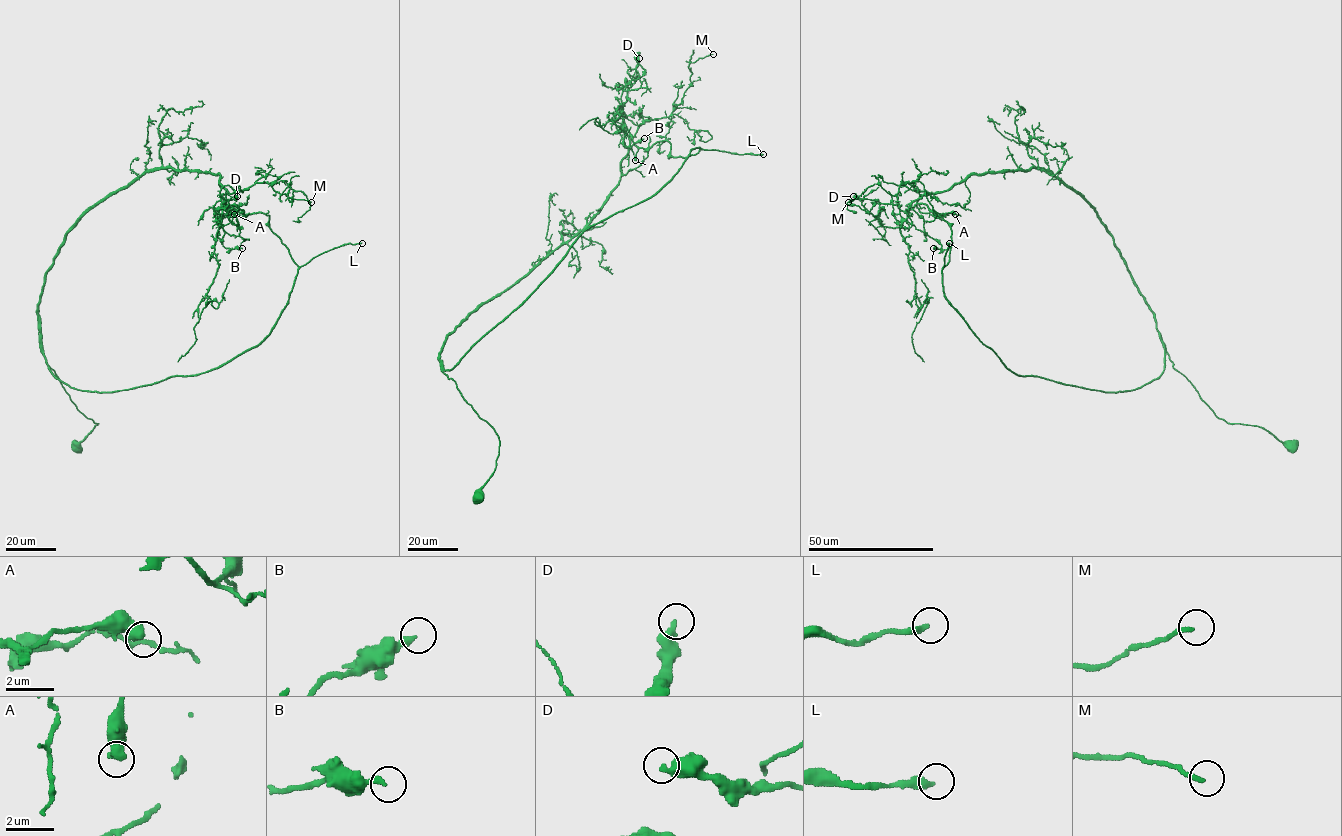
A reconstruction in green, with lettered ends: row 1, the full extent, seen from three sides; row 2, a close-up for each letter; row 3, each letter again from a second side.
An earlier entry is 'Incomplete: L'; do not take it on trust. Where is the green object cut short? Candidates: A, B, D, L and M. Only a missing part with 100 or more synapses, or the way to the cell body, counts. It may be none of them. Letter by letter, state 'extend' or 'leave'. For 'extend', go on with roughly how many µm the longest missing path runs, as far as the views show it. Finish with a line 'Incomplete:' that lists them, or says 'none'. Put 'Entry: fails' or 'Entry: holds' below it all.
A: leave
B: leave
D: leave
L: extend | 140 µm
M: leave
Incomplete: L
Entry: holds

